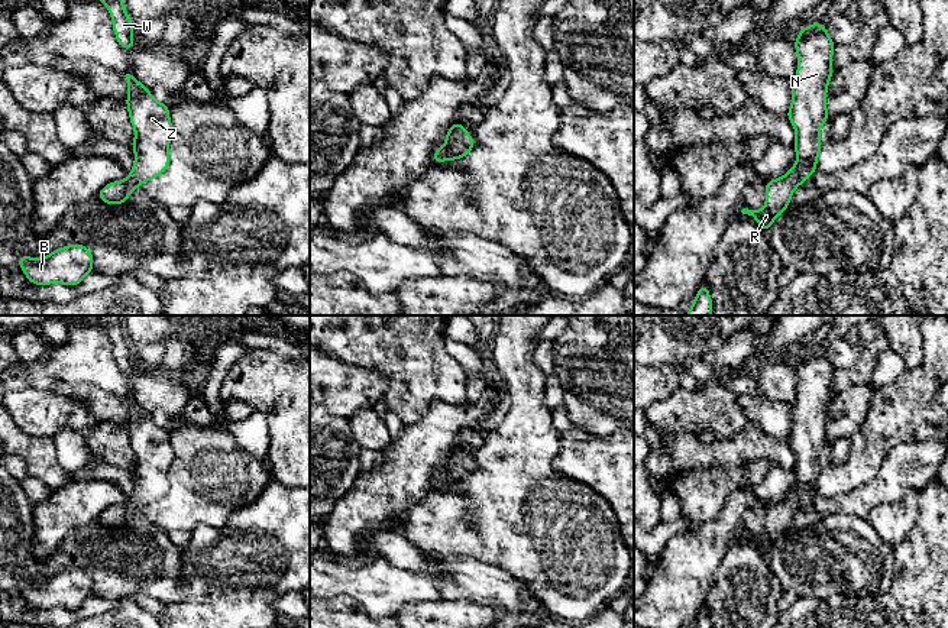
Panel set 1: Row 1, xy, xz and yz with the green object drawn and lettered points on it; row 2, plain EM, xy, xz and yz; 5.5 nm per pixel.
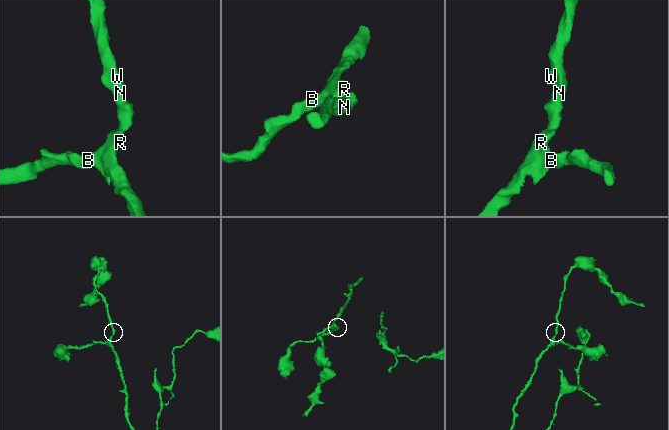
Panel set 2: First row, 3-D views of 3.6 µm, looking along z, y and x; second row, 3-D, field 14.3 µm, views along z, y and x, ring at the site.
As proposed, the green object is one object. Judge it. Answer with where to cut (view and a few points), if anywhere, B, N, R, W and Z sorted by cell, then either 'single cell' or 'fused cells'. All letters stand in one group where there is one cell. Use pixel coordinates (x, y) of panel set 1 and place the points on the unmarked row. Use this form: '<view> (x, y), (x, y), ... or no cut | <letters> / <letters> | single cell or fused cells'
no cut | B N R W Z | single cell

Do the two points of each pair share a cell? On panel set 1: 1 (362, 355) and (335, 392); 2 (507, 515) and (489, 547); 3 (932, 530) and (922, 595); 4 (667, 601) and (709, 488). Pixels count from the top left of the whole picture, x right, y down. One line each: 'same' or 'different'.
1: different
2: same
3: same
4: different

